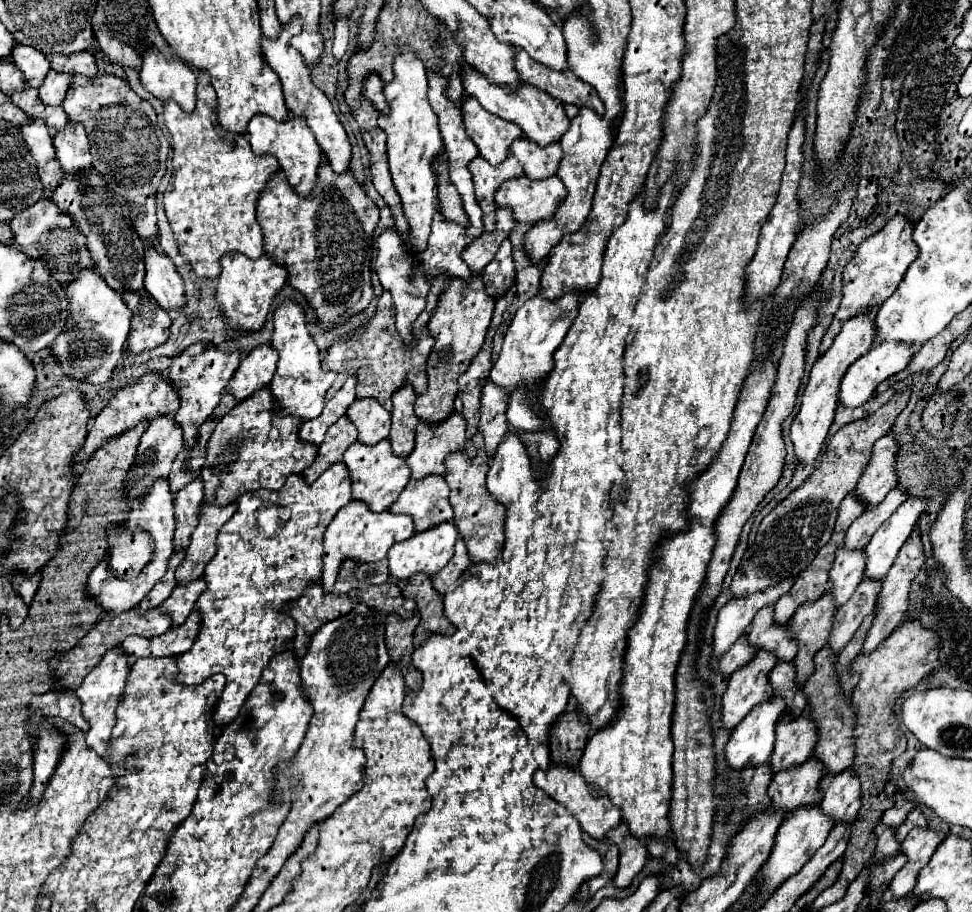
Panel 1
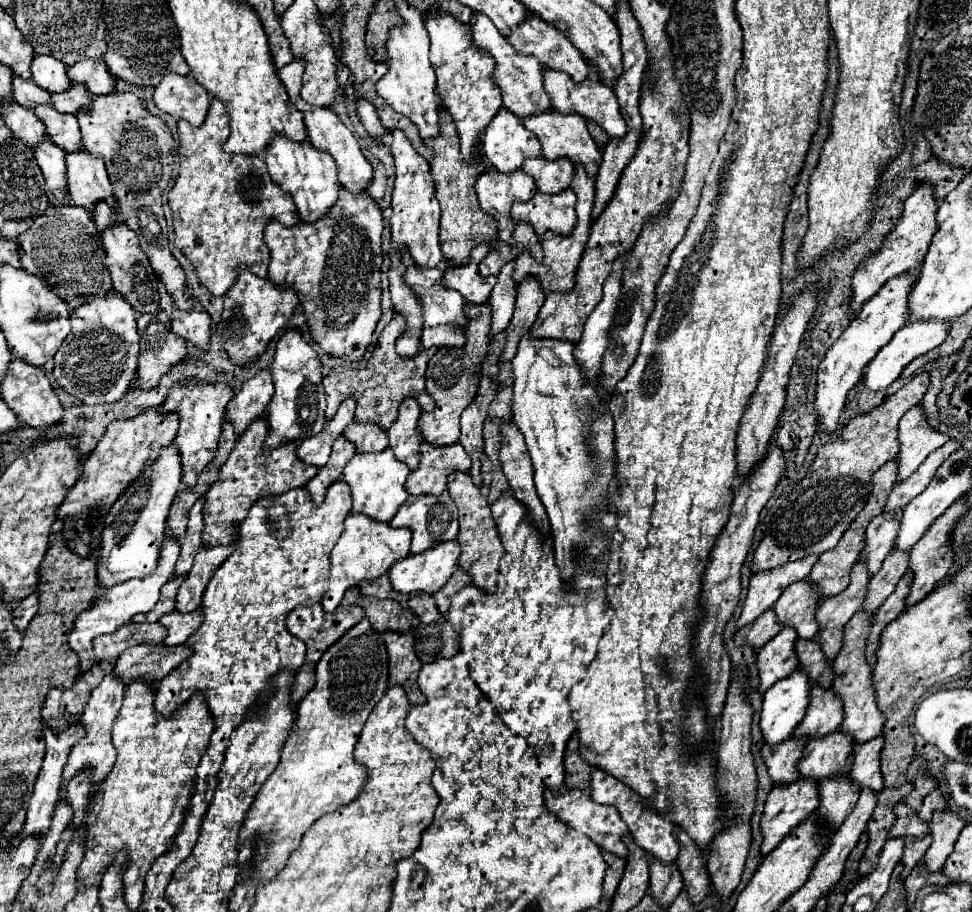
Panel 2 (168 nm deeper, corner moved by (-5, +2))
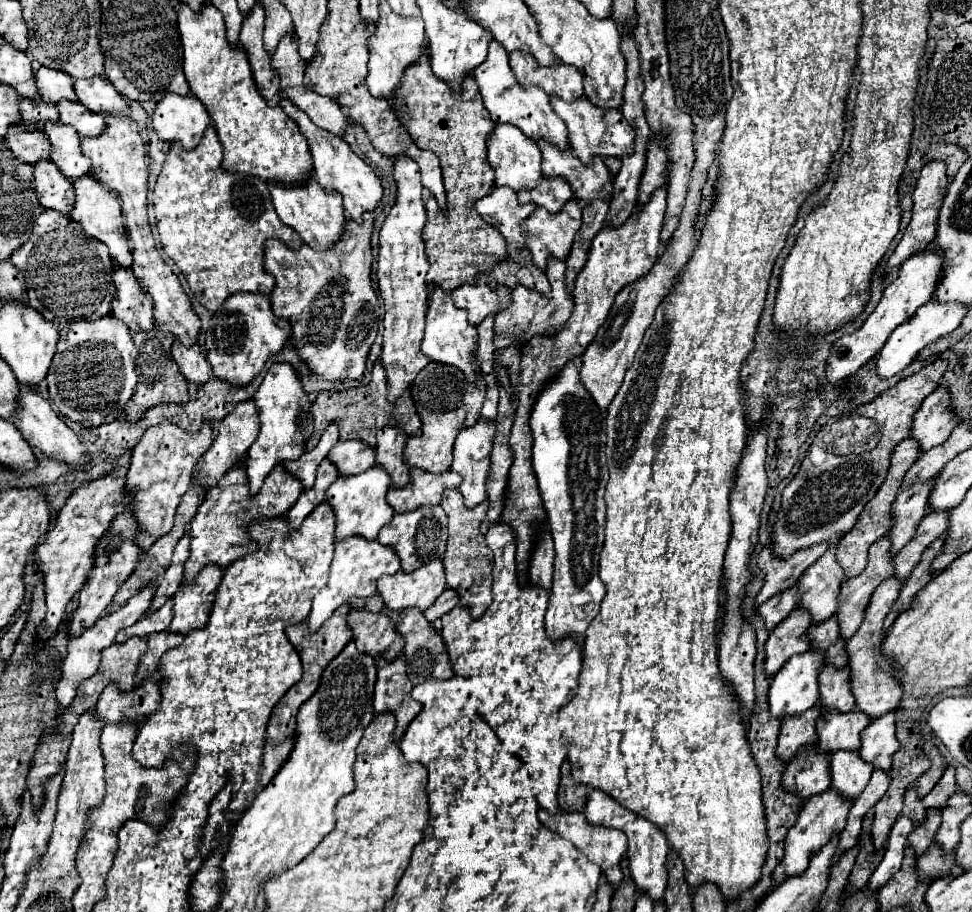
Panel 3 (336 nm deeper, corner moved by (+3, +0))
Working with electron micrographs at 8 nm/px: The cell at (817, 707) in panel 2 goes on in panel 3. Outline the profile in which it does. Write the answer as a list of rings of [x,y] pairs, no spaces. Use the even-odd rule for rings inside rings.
[[[826,665],[820,673],[820,705],[830,711],[850,711],[854,707],[854,695],[850,695],[850,667],[836,669]]]

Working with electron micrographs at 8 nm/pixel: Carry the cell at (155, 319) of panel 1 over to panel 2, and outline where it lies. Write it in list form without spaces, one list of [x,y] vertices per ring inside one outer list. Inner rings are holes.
[[[158,311],[154,315],[138,317],[138,333],[140,333],[140,355],[138,355],[138,381],[134,383],[140,389],[152,389],[160,377],[176,363],[180,363],[186,355],[186,345],[182,337],[170,331],[170,317],[166,311]]]

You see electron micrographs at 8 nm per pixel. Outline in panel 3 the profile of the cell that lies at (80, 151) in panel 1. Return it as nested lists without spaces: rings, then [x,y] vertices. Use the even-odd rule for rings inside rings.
[[[90,175],[76,179],[72,185],[76,189],[76,203],[74,203],[72,219],[76,223],[80,223],[88,235],[92,235],[96,241],[104,243],[110,249],[110,255],[112,255],[112,259],[116,261],[118,267],[130,269],[132,267],[132,253],[128,249],[128,237],[126,237],[126,229],[124,229],[118,197],[114,193],[106,191],[102,187],[102,183],[92,179]]]

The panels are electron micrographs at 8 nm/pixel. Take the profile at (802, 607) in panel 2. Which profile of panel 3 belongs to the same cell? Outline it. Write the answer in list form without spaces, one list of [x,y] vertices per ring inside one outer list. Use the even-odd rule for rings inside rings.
[[[838,545],[828,547],[828,551],[814,565],[810,565],[798,581],[798,605],[812,613],[814,623],[832,617],[838,607],[838,589],[846,577],[842,567],[836,563],[836,547]]]

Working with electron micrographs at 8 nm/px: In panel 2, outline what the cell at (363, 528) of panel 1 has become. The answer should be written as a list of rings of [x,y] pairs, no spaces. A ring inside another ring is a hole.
[[[350,513],[344,521],[344,531],[338,537],[332,553],[330,553],[330,587],[322,597],[324,611],[334,611],[346,589],[358,585],[364,579],[376,579],[390,569],[396,559],[402,559],[410,553],[412,533],[410,529],[394,529],[388,523],[374,521],[364,513]]]

